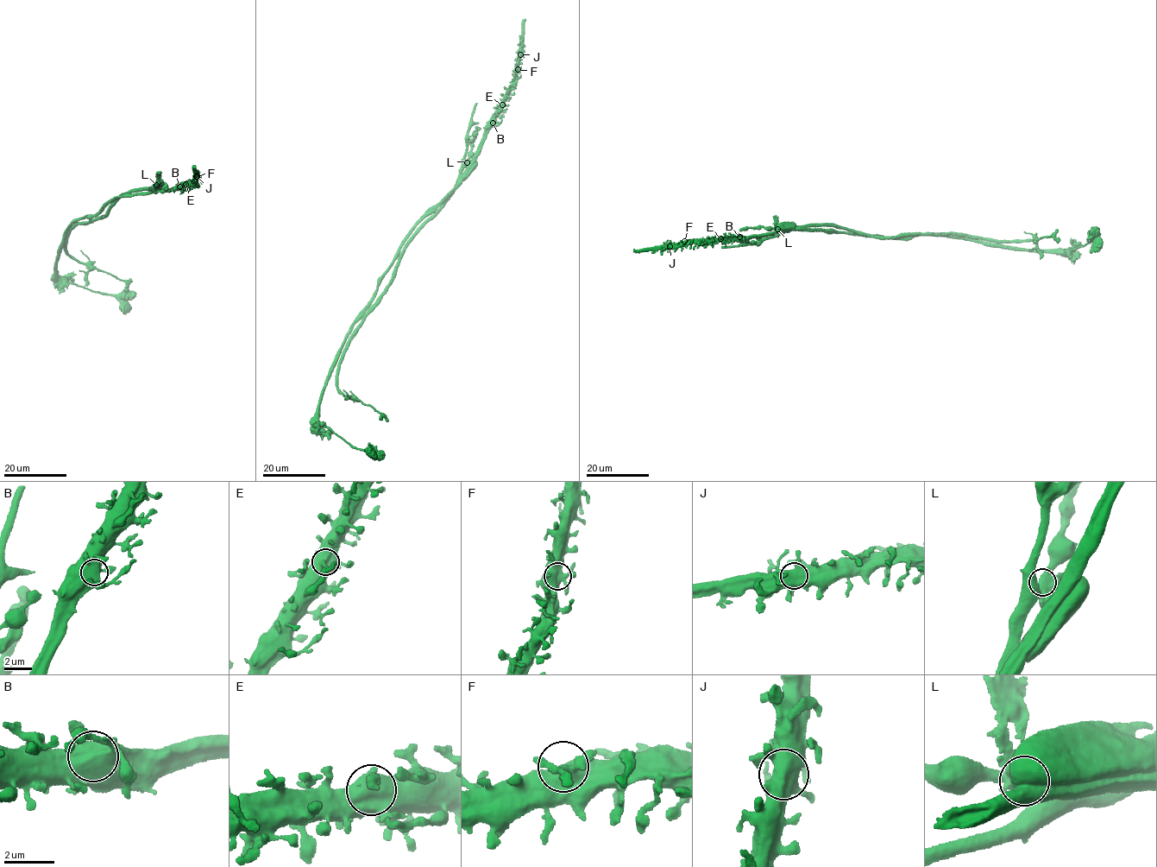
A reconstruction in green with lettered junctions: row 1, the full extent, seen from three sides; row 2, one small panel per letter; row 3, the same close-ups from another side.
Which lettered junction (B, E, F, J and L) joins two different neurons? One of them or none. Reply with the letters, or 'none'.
L

